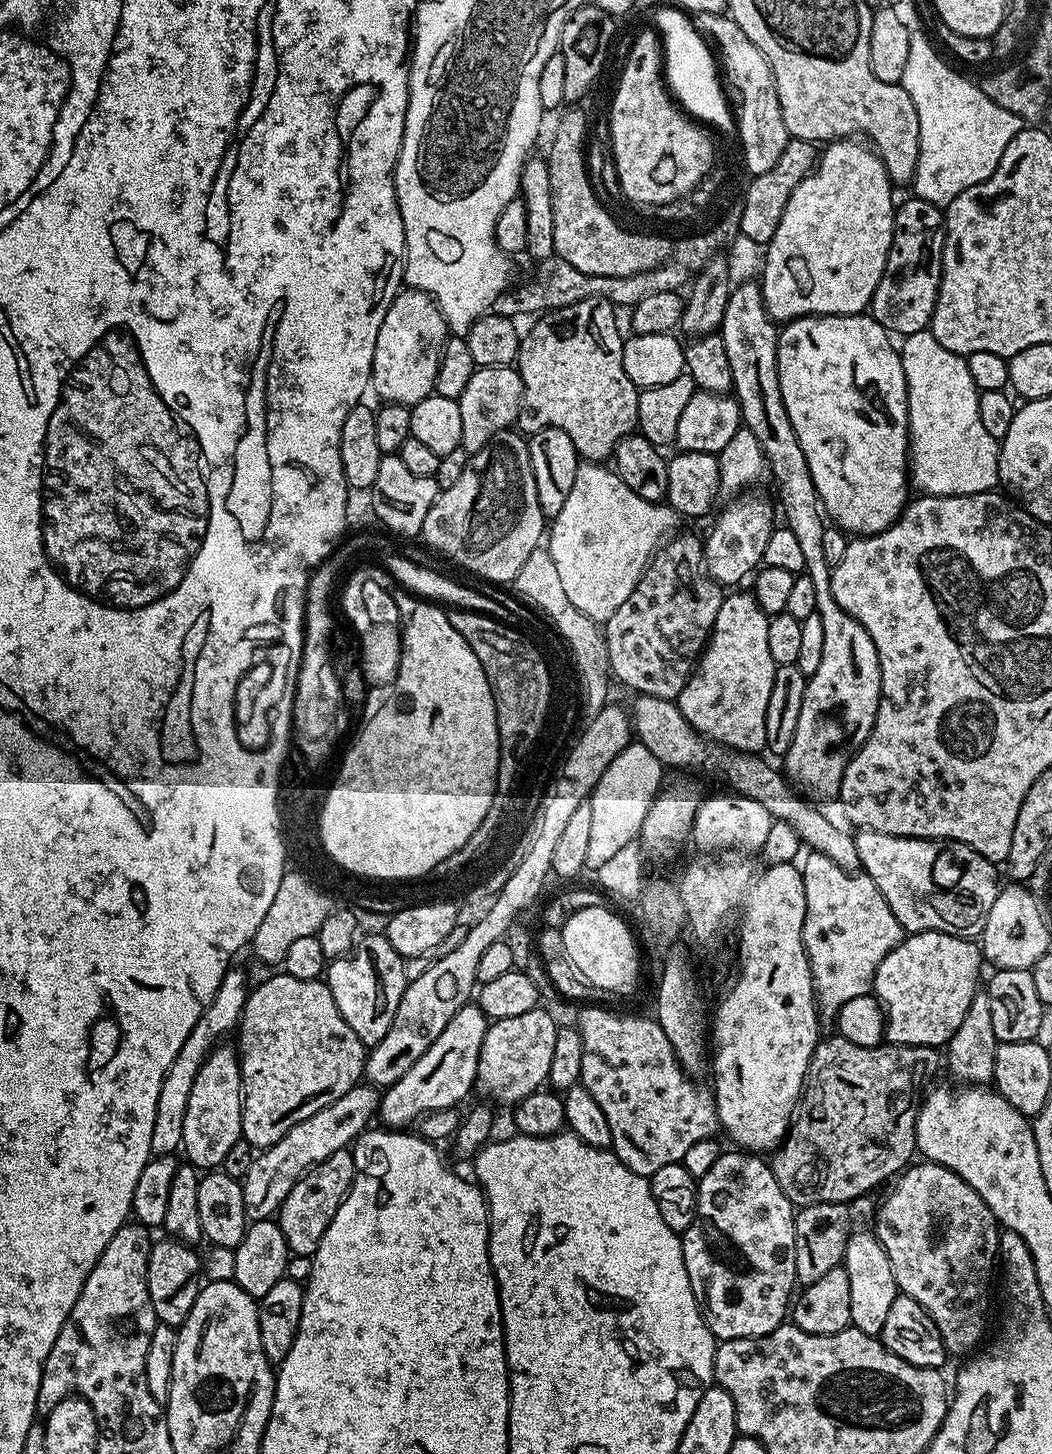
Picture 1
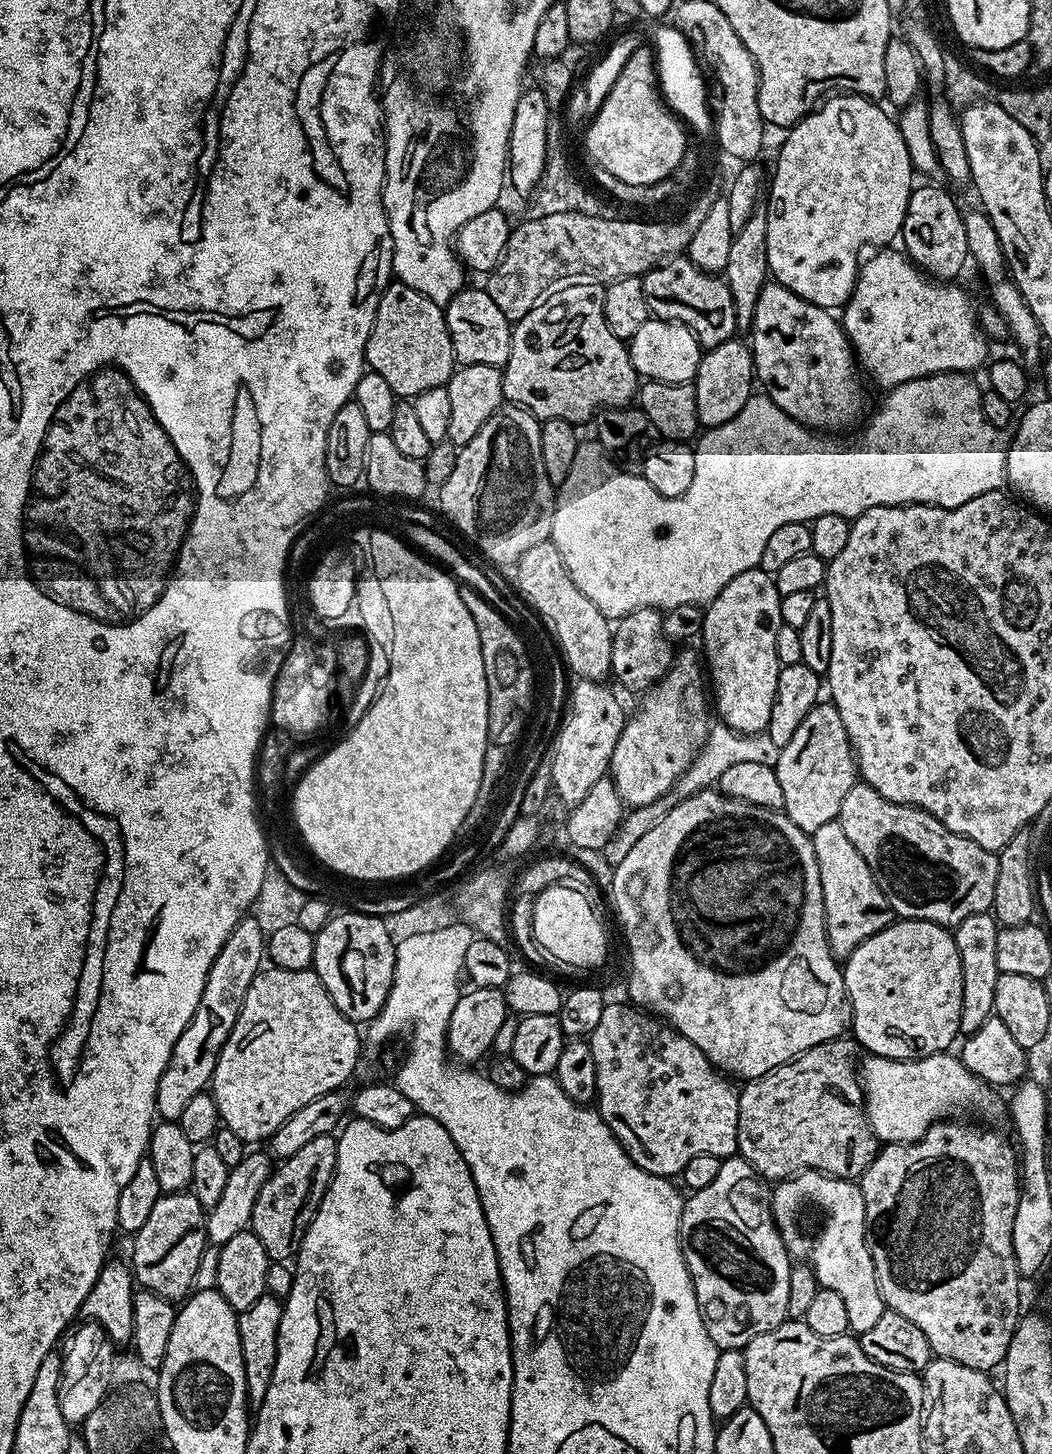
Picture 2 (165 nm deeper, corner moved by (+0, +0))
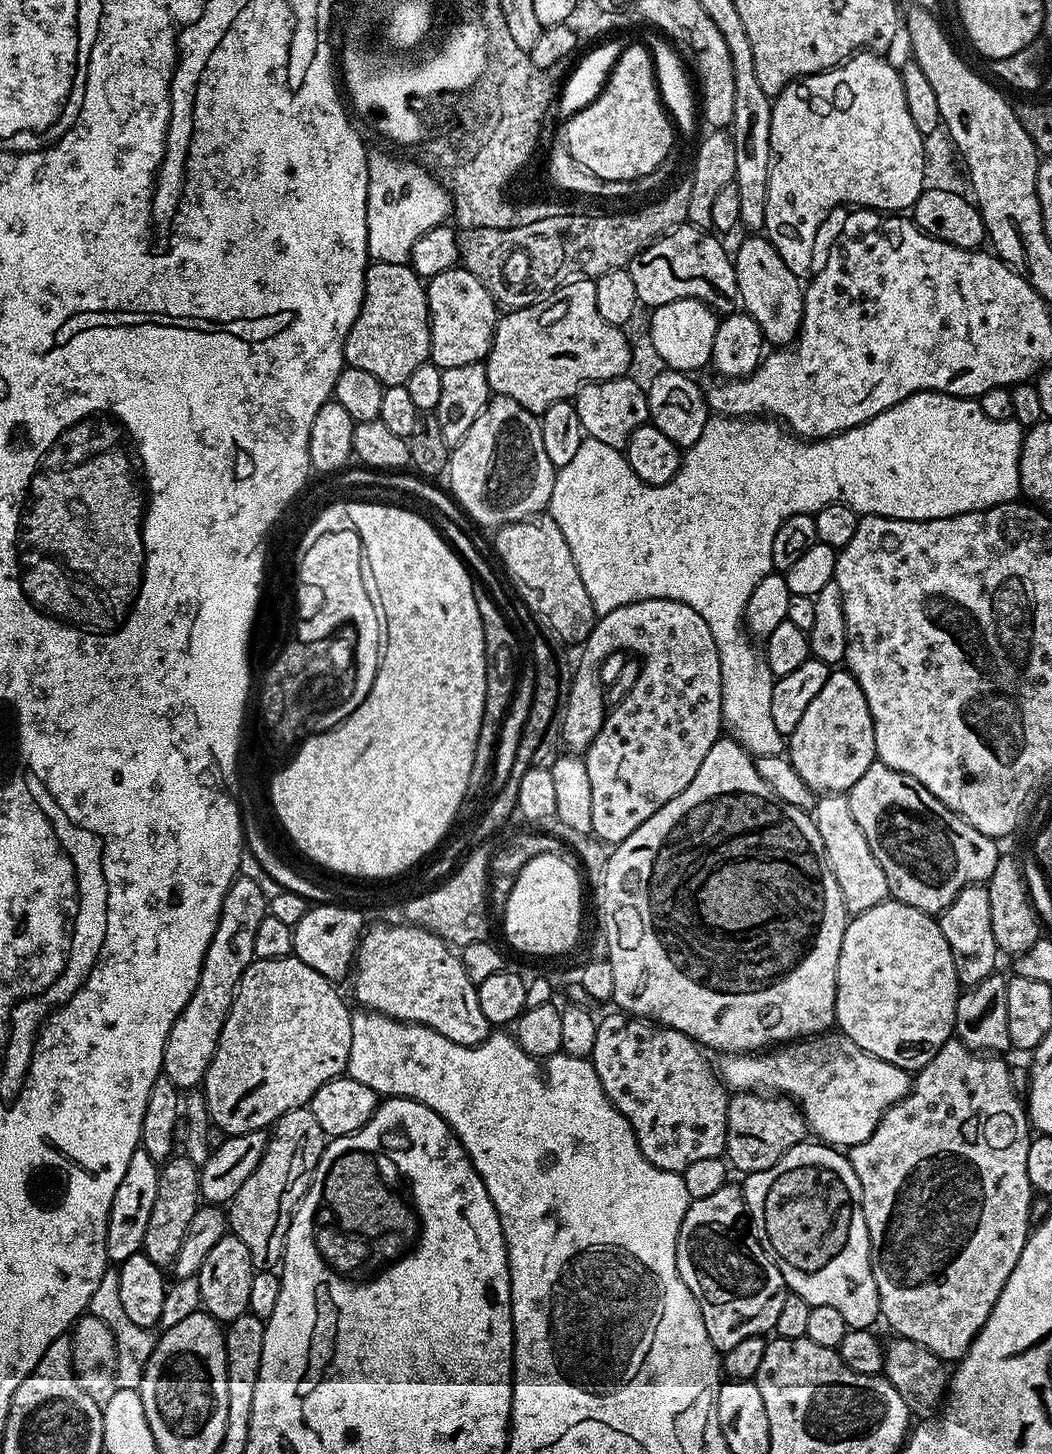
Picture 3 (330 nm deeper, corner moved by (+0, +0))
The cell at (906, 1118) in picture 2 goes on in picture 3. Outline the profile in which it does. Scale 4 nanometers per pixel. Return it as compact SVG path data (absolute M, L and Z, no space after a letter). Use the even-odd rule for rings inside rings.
M829 1030L823 1034L817 1034L811 1038L801 1039L799 1042L785 1042L775 1050L764 1050L759 1054L749 1054L747 1052L733 1052L724 1054L718 1060L718 1075L725 1085L732 1090L763 1090L768 1094L779 1094L793 1101L802 1115L804 1115L804 1123L808 1125L813 1133L817 1132L819 1139L829 1146L851 1146L853 1144L861 1144L866 1142L866 1138L870 1138L870 1134L874 1134L874 1130L878 1126L878 1122L882 1118L882 1114L886 1114L886 1110L890 1110L890 1106L894 1106L894 1102L898 1102L907 1094L910 1087L910 1073L905 1068L894 1066L890 1062L886 1062L882 1058L878 1058L874 1054L870 1054L866 1050L862 1050L848 1036L841 1034L836 1030Z

